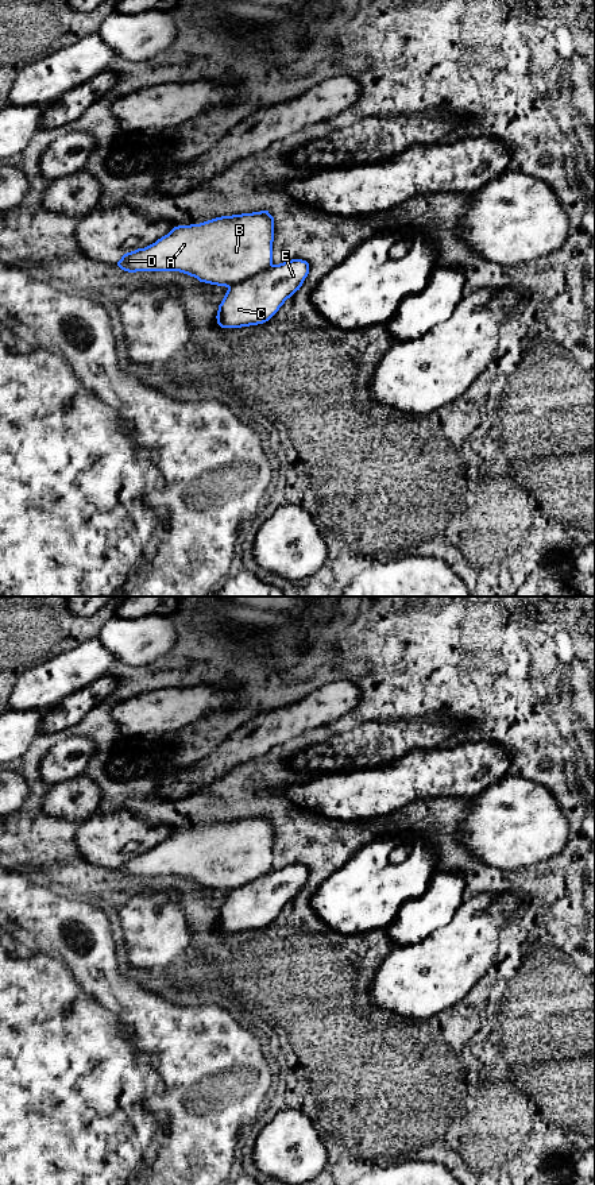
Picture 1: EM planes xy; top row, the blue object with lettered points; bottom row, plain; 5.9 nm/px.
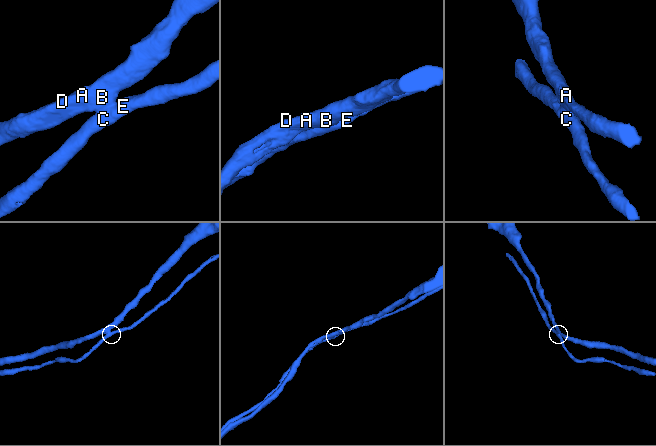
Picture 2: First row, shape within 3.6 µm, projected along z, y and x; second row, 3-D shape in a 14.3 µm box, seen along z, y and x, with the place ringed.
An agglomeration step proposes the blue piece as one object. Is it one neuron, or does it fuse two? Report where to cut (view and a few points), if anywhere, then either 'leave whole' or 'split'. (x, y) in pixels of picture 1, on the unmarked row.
xy (271, 868), (228, 892) | split

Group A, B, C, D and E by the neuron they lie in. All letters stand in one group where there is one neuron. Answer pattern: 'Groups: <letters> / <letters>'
Groups: A B D / C E

